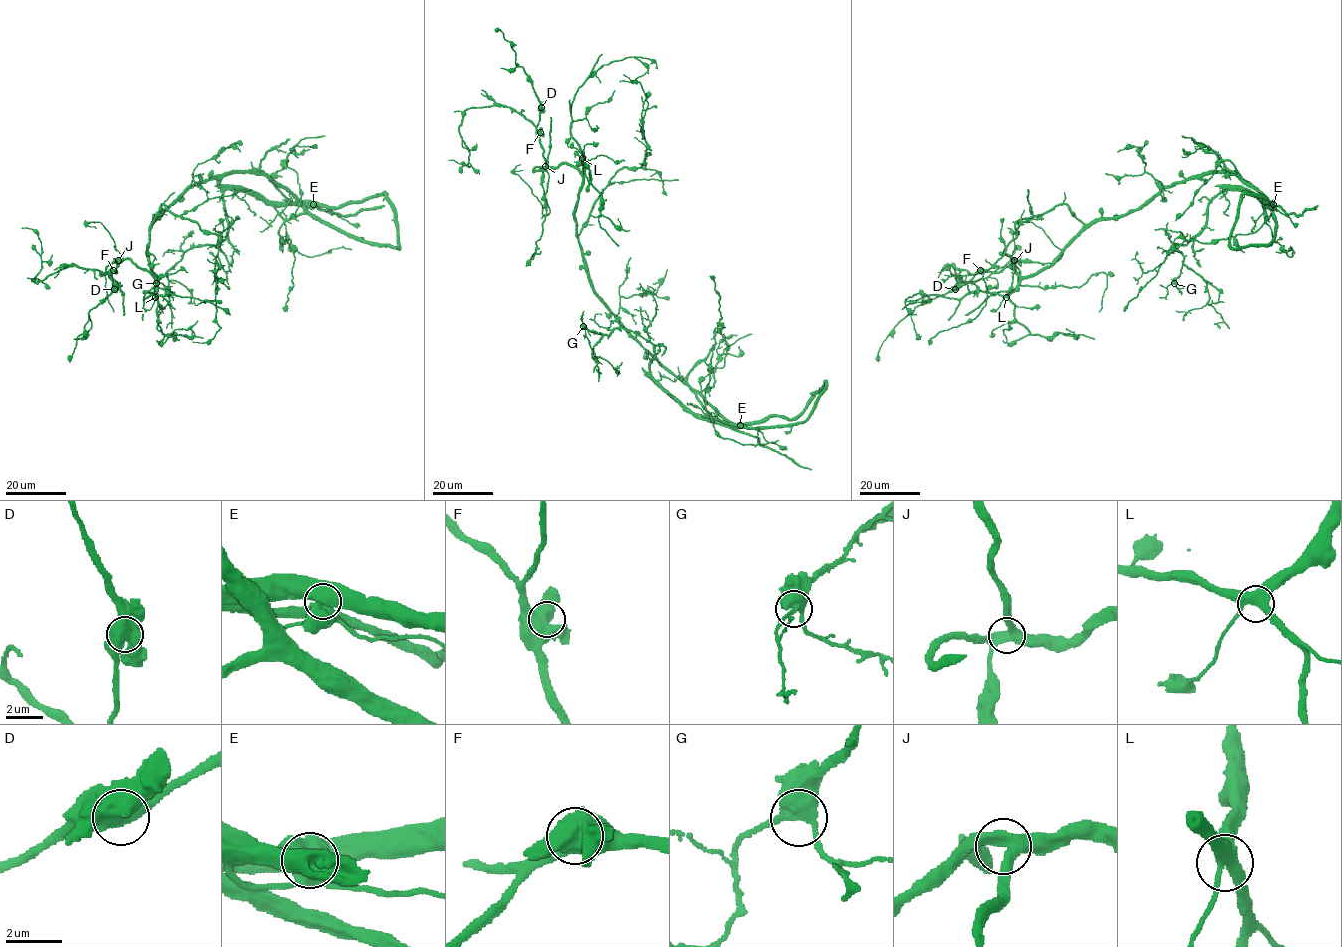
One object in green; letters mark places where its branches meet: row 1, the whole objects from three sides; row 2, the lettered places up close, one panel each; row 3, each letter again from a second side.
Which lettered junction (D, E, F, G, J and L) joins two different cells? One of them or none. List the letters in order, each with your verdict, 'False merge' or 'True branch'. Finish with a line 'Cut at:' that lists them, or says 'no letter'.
D: True branch
E: True branch
F: True branch
G: True branch
J: True branch
L: True branch
Cut at: no letter

